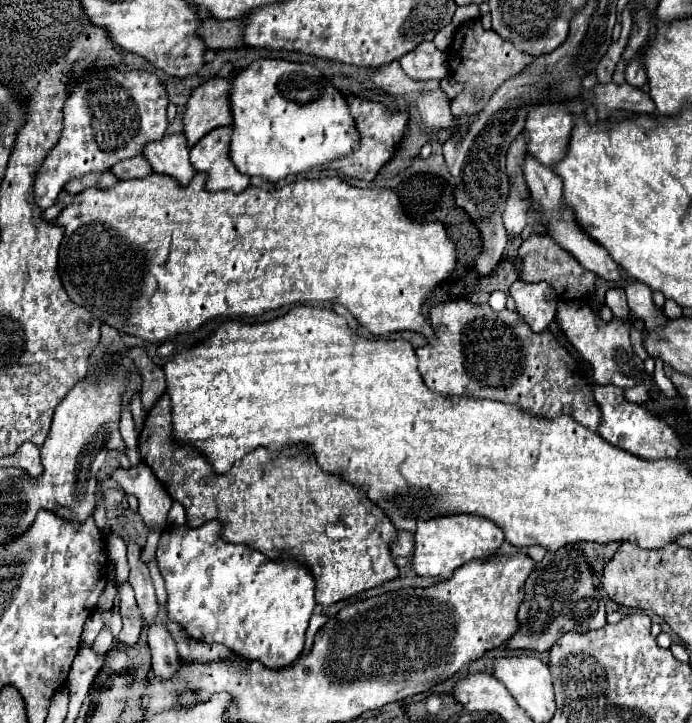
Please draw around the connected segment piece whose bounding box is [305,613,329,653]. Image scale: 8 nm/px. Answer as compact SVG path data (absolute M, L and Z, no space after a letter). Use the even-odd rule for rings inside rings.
M315 613L313 617L311 617L311 623L309 623L309 629L307 629L307 637L305 637L305 653L311 649L311 645L313 645L313 637L315 637L315 633L317 633L317 629L319 627L323 627L325 623L327 623L327 615L323 615L323 613Z

